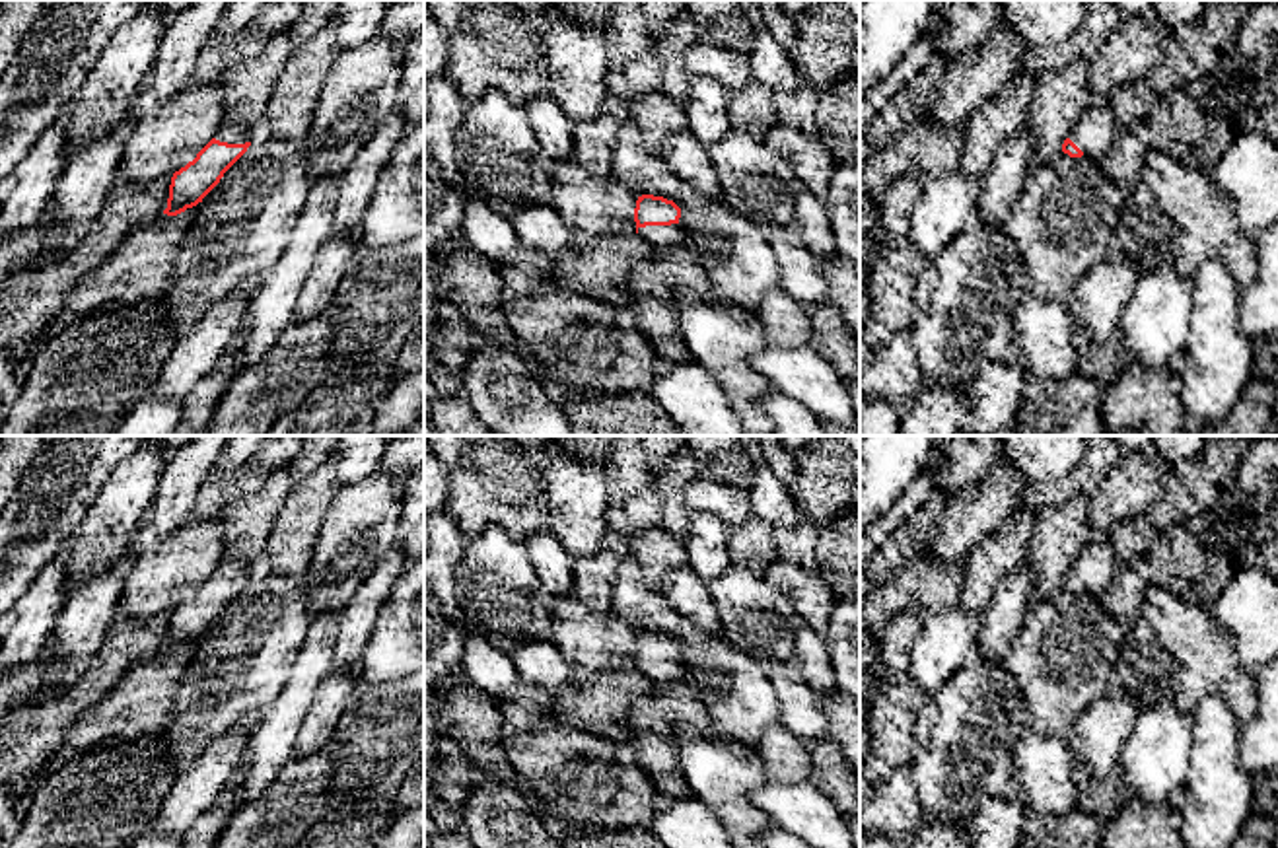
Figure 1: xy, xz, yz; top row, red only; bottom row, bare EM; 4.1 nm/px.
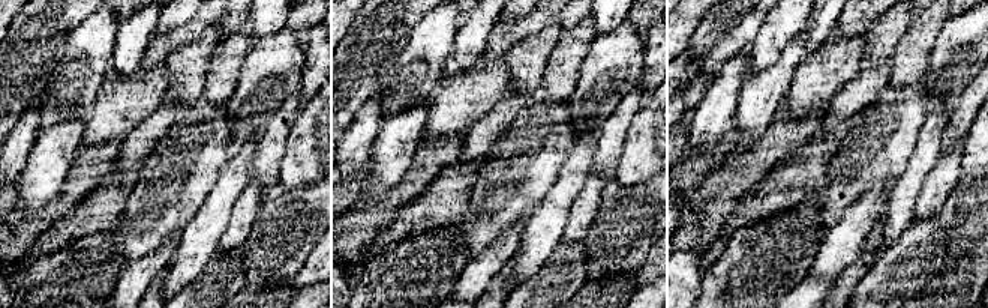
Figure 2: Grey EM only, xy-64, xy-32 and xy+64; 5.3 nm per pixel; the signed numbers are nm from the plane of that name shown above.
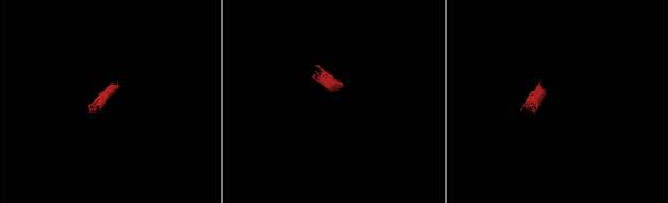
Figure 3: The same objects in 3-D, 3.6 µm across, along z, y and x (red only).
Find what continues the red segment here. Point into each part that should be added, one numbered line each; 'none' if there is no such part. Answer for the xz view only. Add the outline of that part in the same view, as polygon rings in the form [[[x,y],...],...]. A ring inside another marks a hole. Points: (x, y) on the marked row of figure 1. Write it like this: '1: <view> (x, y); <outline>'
1: xz (672, 236); [[[679,224],[638,228],[638,235],[656,249],[689,249],[685,230]]]

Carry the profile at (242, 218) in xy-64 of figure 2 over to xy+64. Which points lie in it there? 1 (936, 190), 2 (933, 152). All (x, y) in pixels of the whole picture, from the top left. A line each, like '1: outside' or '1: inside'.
1: inside
2: outside

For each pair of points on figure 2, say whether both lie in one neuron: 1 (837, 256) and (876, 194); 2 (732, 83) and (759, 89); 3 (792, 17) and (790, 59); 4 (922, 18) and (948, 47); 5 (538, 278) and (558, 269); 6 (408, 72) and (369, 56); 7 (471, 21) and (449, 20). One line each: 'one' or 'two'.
1: one
2: two
3: two
4: two
5: one
6: two
7: two

